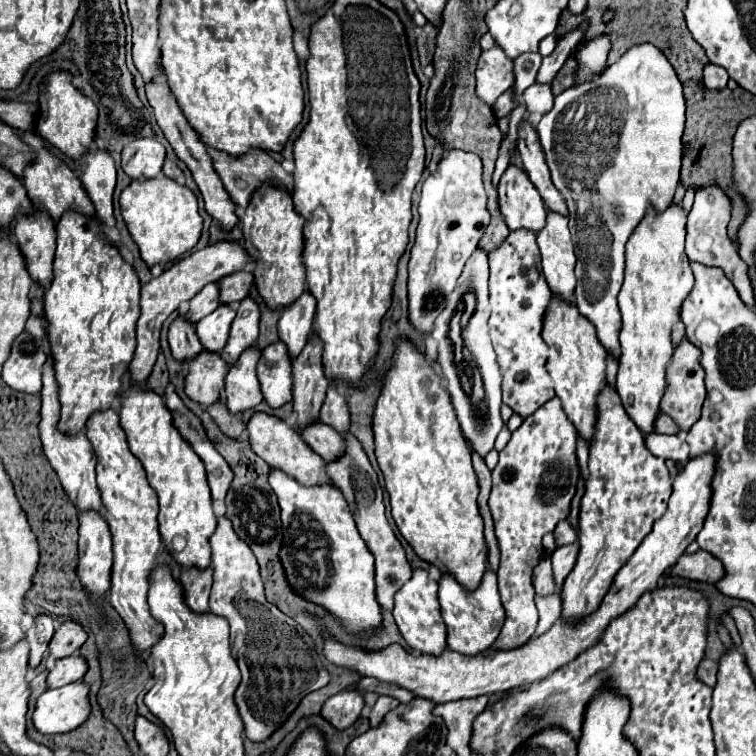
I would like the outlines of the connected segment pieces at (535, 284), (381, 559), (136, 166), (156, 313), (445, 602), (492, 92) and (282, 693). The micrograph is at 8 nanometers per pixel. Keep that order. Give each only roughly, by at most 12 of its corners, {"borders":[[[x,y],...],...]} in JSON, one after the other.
{"borders":[[[535,232],[489,252],[489,336],[503,402],[555,396],[541,338],[551,292]],[[343,434],[327,476],[343,492],[375,556],[377,602],[391,610],[409,580],[385,518],[383,490],[361,446]],[[137,138],[123,148],[121,168],[133,180],[155,178],[165,146]],[[241,242],[193,252],[141,286],[129,372],[145,382],[163,322],[205,284],[253,262]],[[497,574],[475,590],[439,580],[447,646],[475,656],[503,626]],[[501,48],[479,56],[477,96],[493,106],[513,86],[513,60]],[[225,516],[209,610],[229,620],[245,736],[269,738],[329,682],[311,636],[265,598]]]}

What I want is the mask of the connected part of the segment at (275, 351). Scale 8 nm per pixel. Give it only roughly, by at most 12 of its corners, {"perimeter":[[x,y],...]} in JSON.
{"perimeter":[[283,342],[263,350],[257,376],[269,406],[293,398],[293,360]]}

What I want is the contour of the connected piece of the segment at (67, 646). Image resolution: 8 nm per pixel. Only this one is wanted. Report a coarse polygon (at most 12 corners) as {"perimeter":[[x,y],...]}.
{"perimeter":[[75,620],[55,630],[49,658],[71,656],[87,640],[87,632]]}

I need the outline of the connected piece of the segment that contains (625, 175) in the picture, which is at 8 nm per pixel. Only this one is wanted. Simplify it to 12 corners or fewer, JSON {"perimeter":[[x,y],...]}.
{"perimeter":[[631,46],[537,134],[575,304],[619,356],[625,244],[673,200],[685,100]]}

